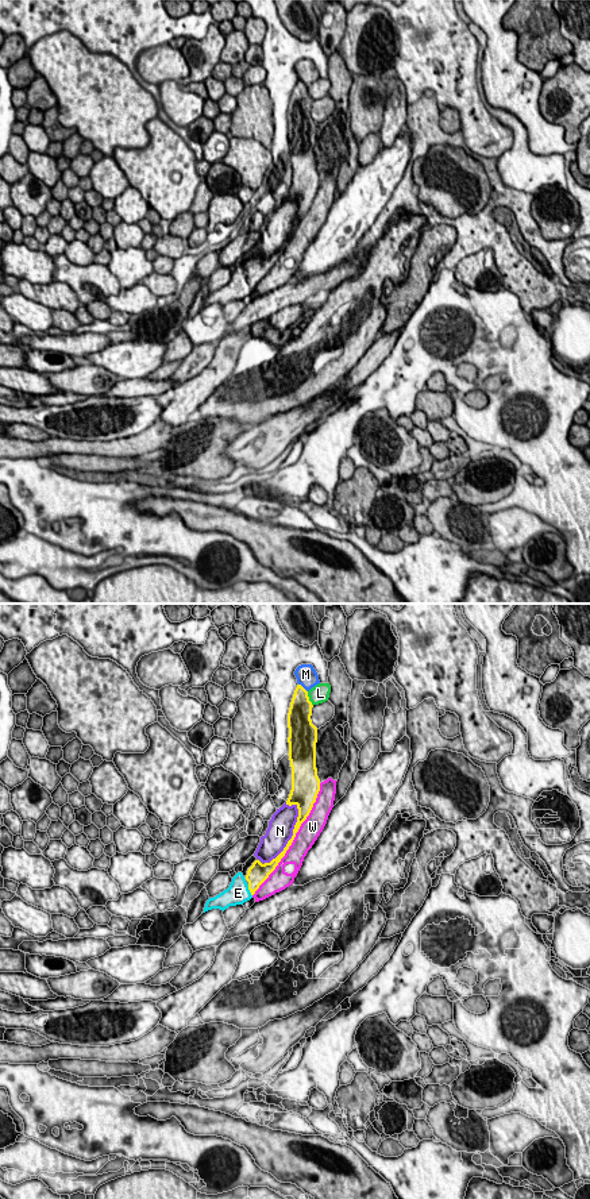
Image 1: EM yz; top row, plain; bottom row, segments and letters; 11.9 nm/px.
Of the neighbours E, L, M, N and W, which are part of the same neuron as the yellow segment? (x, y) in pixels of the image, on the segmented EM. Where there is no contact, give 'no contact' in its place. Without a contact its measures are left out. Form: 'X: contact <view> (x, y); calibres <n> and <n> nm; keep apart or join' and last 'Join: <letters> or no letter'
E: contact yz (249, 889); calibres 240 and 280 nm; join
L: contact yz (308, 698); calibres 280 and 220 nm; keep apart
M: contact yz (303, 687); calibres 260 and 240 nm; keep apart
N: contact yz (292, 836); calibres 90 and 300 nm; keep apart
W: contact yz (293, 839); calibres 90 and 240 nm; keep apart
Join: E

